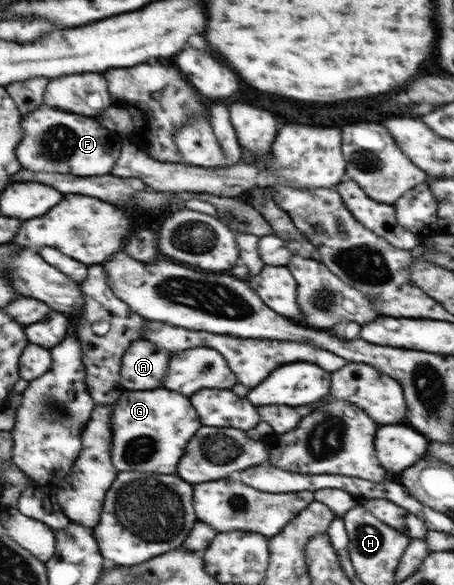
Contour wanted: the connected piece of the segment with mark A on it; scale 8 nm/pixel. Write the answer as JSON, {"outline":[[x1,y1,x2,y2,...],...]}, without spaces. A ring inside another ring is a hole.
{"outline":[[147,339,134,341,123,356,120,385,136,391,164,388,168,361,176,355,158,349]]}

